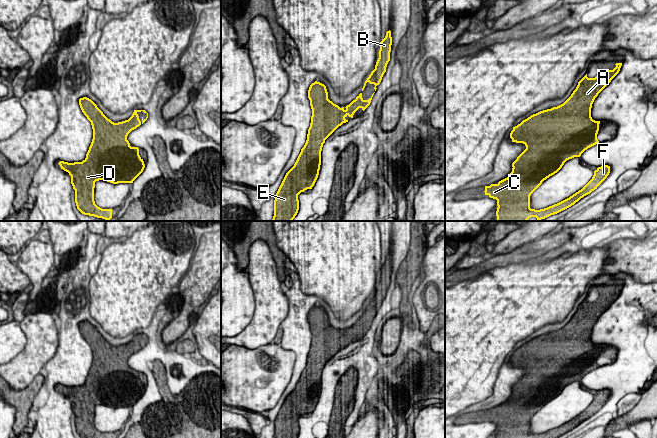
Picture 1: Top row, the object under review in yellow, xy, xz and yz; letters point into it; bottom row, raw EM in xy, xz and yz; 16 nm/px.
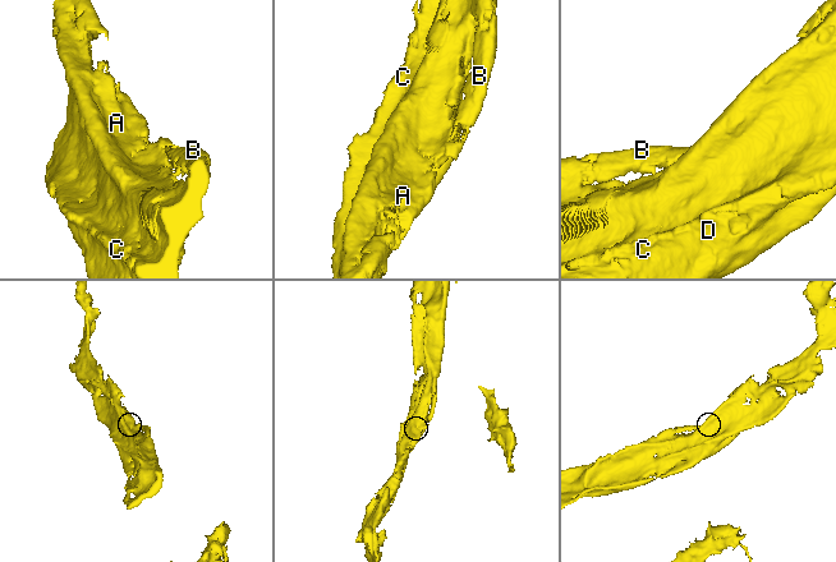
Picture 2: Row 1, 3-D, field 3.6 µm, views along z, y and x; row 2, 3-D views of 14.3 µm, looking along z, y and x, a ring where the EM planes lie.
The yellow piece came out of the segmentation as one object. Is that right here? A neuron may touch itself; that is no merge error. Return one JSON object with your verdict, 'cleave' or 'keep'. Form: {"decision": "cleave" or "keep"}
{"decision": "keep"}

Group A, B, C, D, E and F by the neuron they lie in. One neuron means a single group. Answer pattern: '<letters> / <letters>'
A B C D E F

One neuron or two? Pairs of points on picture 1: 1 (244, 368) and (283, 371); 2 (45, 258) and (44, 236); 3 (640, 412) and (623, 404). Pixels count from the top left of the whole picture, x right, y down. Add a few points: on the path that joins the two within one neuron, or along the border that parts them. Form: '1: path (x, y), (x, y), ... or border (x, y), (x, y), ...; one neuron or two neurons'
1: path (254, 373), (273, 373); one neuron
2: border (38, 239), (48, 243); two neurons
3: border (641, 394), (640, 400), (630, 410), (618, 416); two neurons

